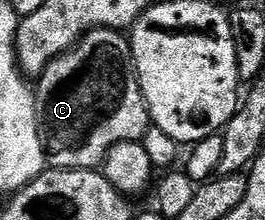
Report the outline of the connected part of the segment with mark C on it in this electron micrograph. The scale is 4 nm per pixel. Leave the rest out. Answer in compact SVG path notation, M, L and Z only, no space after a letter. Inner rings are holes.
M98 27L94 31L89 31L74 47L69 47L59 59L53 59L44 69L44 73L37 76L36 94L34 97L34 108L38 114L38 132L42 147L46 150L46 162L51 168L61 169L64 171L88 171L97 168L106 160L106 155L116 145L121 143L137 143L148 133L152 126L150 122L150 110L144 101L144 93L140 89L138 74L134 68L134 58L130 52L129 38L121 31L110 31L107 27Z

